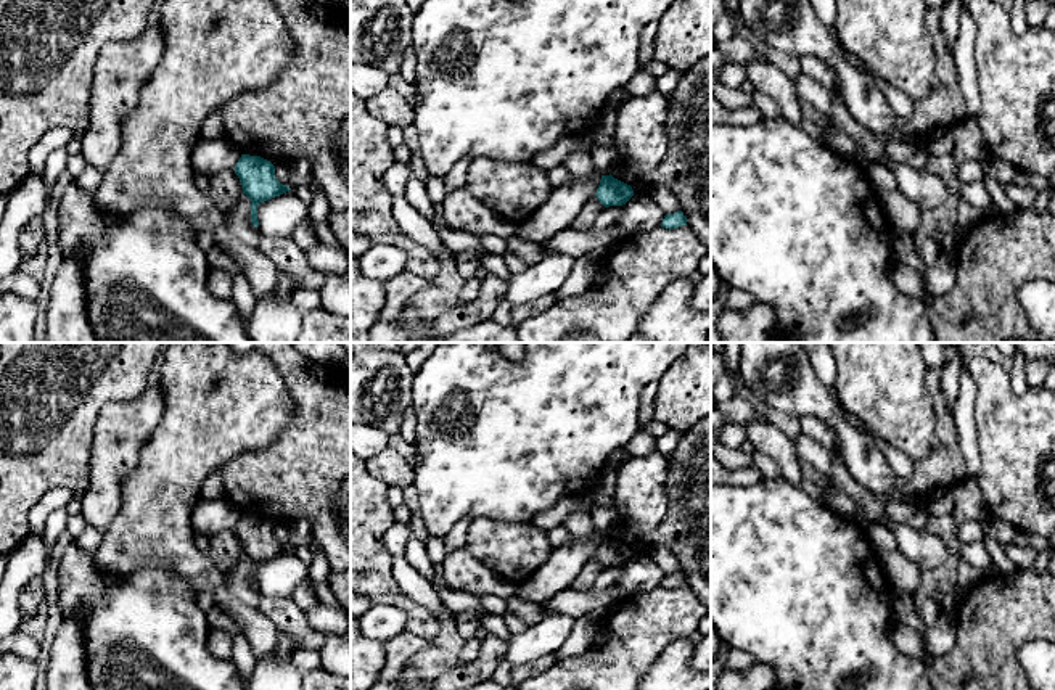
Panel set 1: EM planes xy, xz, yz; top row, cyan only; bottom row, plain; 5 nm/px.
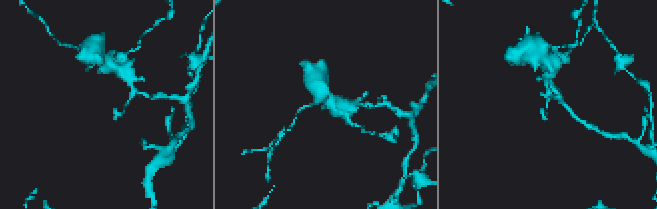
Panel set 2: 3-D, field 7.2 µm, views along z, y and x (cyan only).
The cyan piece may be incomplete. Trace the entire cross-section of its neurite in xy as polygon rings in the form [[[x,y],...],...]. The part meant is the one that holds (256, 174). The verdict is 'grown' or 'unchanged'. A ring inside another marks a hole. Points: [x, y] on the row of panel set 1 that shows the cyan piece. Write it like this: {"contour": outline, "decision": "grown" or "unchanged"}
{"contour": [[[241,154],[235,174],[241,182],[243,193],[251,199],[254,227],[259,227],[257,206],[291,190],[277,180],[275,166],[261,156]]], "decision": "unchanged"}

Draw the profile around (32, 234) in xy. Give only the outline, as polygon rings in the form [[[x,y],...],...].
[[[37,216],[31,219],[19,233],[19,244],[21,244],[21,257],[31,257],[37,246],[45,241],[45,230],[42,224],[42,217]]]

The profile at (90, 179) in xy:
[[[87,166],[80,177],[76,180],[76,183],[90,193],[95,193],[101,180],[103,180],[101,172],[93,166]]]

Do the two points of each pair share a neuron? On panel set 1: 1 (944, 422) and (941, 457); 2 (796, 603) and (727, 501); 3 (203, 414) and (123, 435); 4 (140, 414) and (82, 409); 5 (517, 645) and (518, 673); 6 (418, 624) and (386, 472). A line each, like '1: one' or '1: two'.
1: one
2: one
3: two
4: two
5: two
6: two

